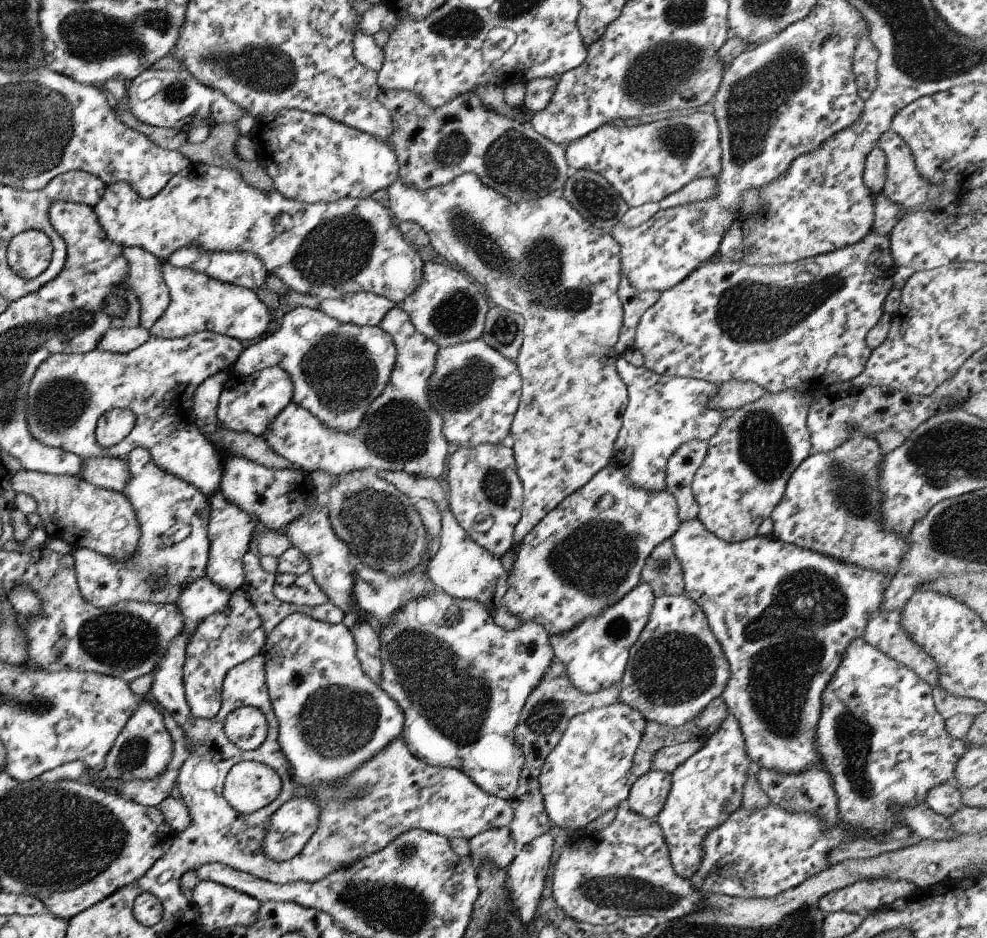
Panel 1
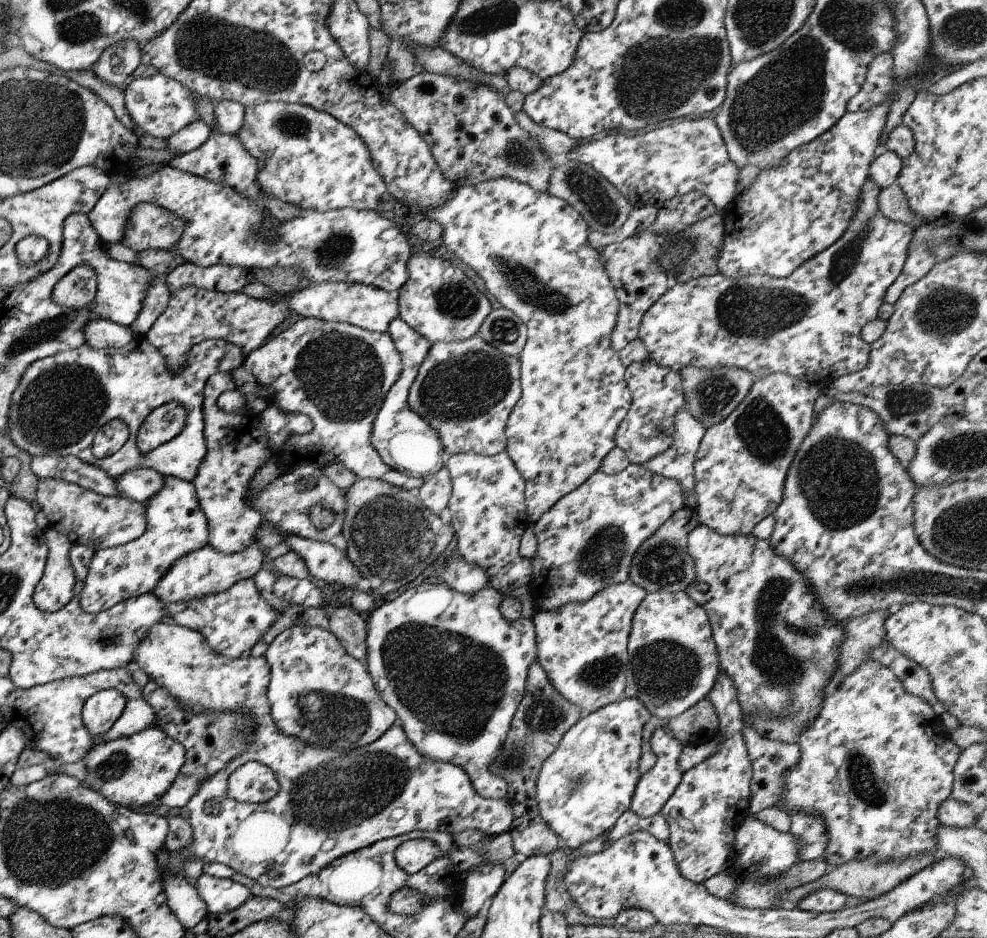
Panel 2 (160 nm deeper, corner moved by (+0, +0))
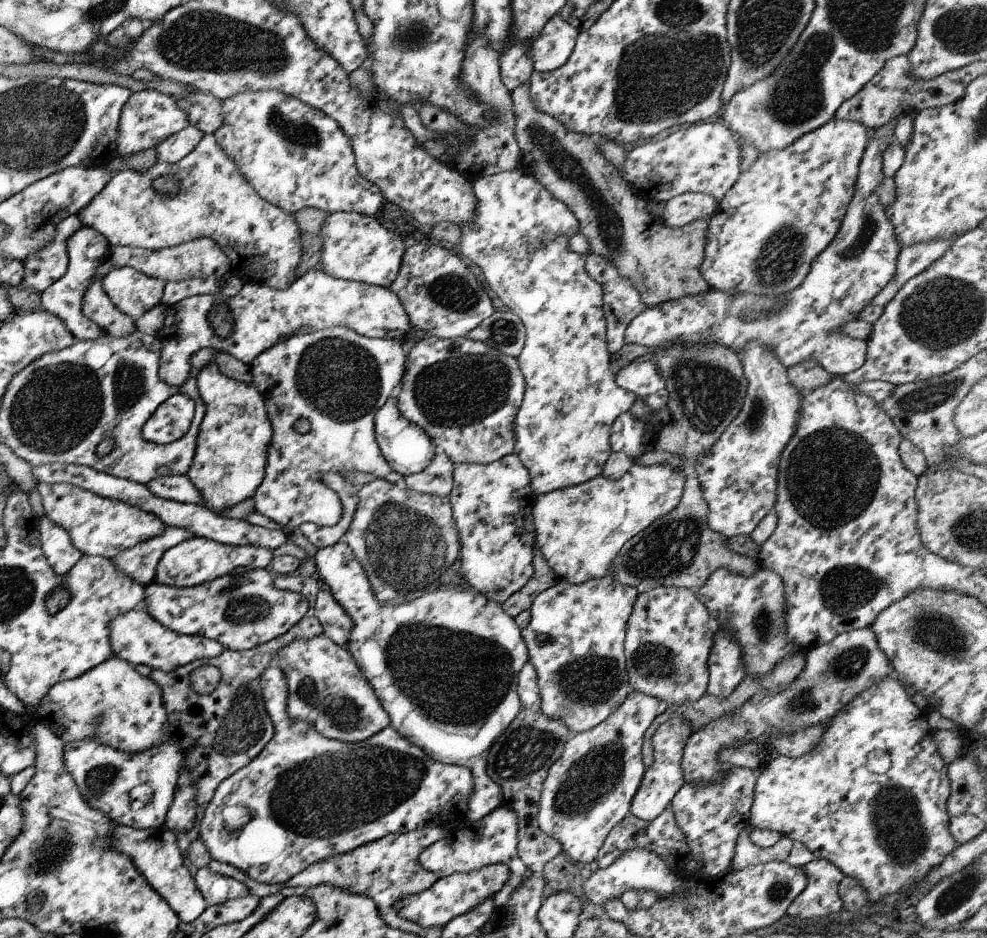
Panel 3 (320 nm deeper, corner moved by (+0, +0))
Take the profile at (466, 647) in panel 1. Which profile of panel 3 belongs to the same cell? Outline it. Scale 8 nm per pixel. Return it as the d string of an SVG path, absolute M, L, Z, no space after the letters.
M337 541L331 546L317 549L313 555L313 562L312 570L317 572L320 584L330 591L333 600L345 611L351 621L351 630L344 648L353 657L357 668L362 672L364 679L369 683L377 700L387 713L389 726L394 728L399 736L418 746L430 759L468 768L472 776L472 789L466 802L467 812L464 816L466 820L473 823L482 819L491 809L501 806L501 789L485 773L485 757L495 738L510 726L510 722L517 716L519 710L520 702L516 693L516 680L520 668L528 660L528 654L520 635L520 628L514 623L514 618L510 617L501 608L500 604L487 600L485 596L471 588L469 590L459 590L458 588L438 590L432 588L411 602L405 602L397 606L388 603L379 604L370 589L366 574L363 572L361 565L355 560L354 554L347 543Z

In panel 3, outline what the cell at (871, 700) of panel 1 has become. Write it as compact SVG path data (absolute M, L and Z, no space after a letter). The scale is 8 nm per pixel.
M894 676L885 677L877 685L857 695L846 704L829 723L821 727L820 741L807 754L792 759L779 755L771 759L763 770L757 773L754 782L754 793L750 808L749 825L751 828L777 831L779 836L785 834L793 843L802 844L815 859L825 859L840 870L843 877L856 879L864 890L867 907L879 903L885 897L896 893L907 893L916 883L929 875L942 860L957 847L955 839L948 829L950 819L946 811L946 800L949 796L949 779L947 763L938 755L932 741L932 731L926 723L927 711L919 707L906 694L904 688Z

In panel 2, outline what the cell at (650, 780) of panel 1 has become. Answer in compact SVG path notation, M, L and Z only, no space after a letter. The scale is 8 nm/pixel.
M659 727L650 736L650 748L655 754L656 762L646 773L638 778L633 794L631 795L631 812L640 817L650 817L659 813L665 801L673 794L675 787L679 784L682 772L679 770L677 759L684 744L680 740L675 740L673 733L669 729Z

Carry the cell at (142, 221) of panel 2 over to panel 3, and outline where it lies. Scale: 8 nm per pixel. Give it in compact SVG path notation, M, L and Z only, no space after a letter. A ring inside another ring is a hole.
M211 133L203 134L202 138L195 145L195 148L191 149L189 154L186 154L181 160L178 160L173 164L160 163L155 161L154 165L143 173L137 173L133 170L119 171L113 174L107 181L107 184L95 194L95 196L87 203L80 211L77 211L75 216L81 221L83 226L88 226L99 231L108 242L109 245L113 246L132 246L135 248L142 248L147 250L157 250L163 247L172 247L191 239L198 239L201 237L207 237L213 239L217 246L223 251L223 254L230 260L230 274L237 277L243 284L245 283L260 283L263 286L278 290L287 288L298 276L296 269L298 268L299 258L301 258L301 240L299 239L299 227L295 222L294 216L283 212L279 207L265 202L259 195L252 189L250 183L248 183L243 176L240 176L240 172L236 170L235 163L231 162L225 155L224 152L219 148L218 141ZM171 176L176 183L178 183L179 194L171 196L160 196L160 194L154 189L152 183L157 177L169 177Z

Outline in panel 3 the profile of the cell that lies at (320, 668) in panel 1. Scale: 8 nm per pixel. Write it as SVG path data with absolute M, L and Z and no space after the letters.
M325 635L290 642L276 652L272 662L286 676L287 714L295 720L312 724L314 730L323 736L356 743L388 725L387 713L353 657L343 646L331 642Z

